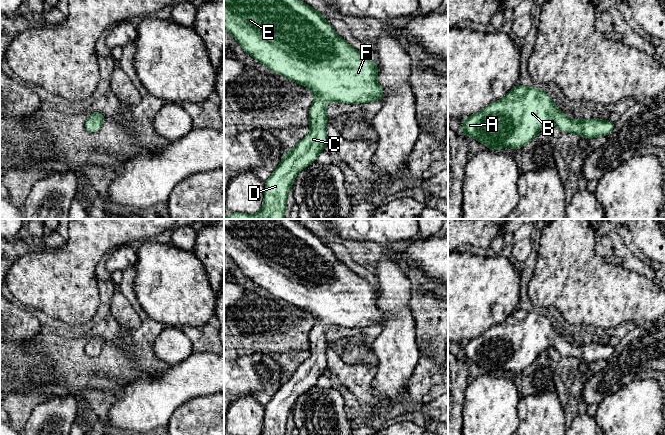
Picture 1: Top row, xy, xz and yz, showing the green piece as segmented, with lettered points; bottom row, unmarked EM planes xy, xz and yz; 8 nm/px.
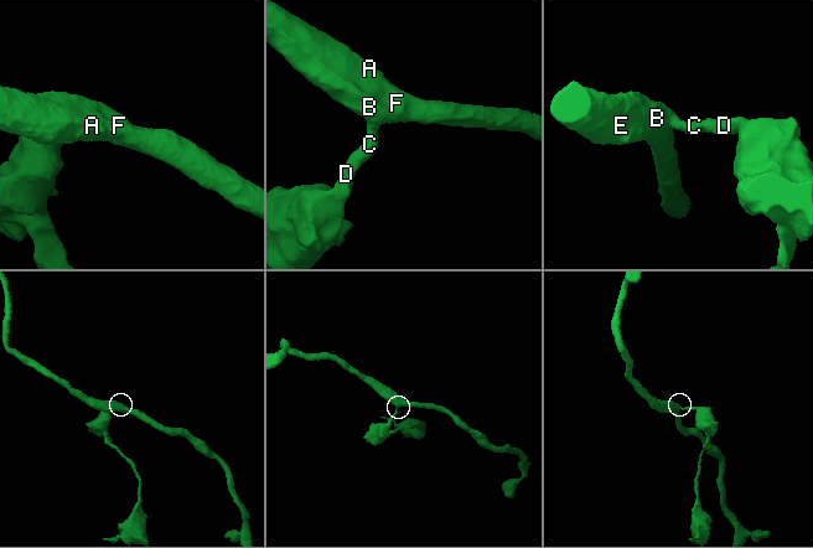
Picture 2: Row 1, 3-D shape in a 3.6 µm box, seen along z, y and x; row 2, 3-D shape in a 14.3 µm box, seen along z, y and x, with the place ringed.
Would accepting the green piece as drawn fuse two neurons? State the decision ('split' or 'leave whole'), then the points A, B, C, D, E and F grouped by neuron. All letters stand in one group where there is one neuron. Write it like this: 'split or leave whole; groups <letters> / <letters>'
leave whole; groups A B C D E F

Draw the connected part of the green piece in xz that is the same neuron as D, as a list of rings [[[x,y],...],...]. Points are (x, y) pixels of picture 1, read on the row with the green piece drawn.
[[[224,0],[224,30],[228,31],[250,56],[274,73],[307,87],[315,95],[309,110],[310,132],[293,149],[286,152],[279,166],[266,180],[261,210],[253,215],[232,212],[230,216],[224,216],[224,219],[284,219],[287,194],[295,177],[310,163],[316,161],[318,154],[327,145],[325,128],[329,121],[326,117],[326,105],[333,101],[355,104],[382,100],[384,89],[377,82],[377,63],[340,37],[321,15],[320,10],[311,8],[301,0]]]

